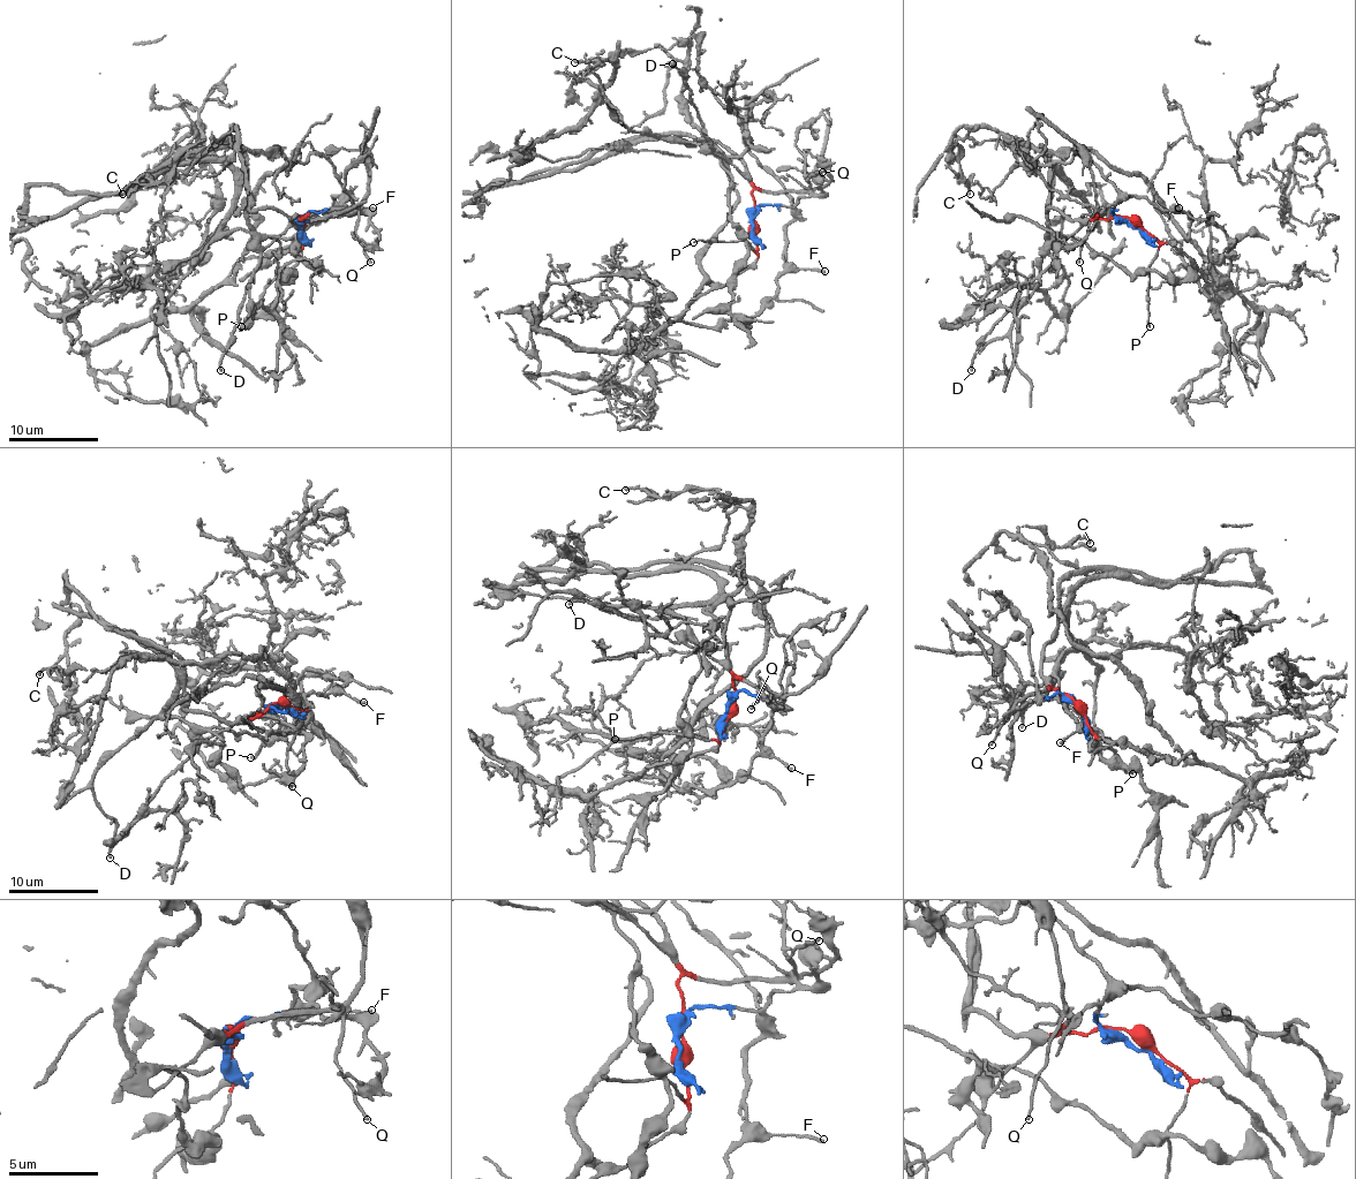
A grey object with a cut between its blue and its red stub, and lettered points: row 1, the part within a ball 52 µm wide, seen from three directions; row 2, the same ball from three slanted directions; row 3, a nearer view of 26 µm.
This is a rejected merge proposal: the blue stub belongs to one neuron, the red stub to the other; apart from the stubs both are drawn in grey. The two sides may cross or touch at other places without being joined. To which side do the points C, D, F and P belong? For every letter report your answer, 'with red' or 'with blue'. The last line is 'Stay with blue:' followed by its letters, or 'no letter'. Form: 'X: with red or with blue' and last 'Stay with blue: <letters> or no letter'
C: with blue
D: with red
F: with blue
P: with red
Stay with blue: C, F

